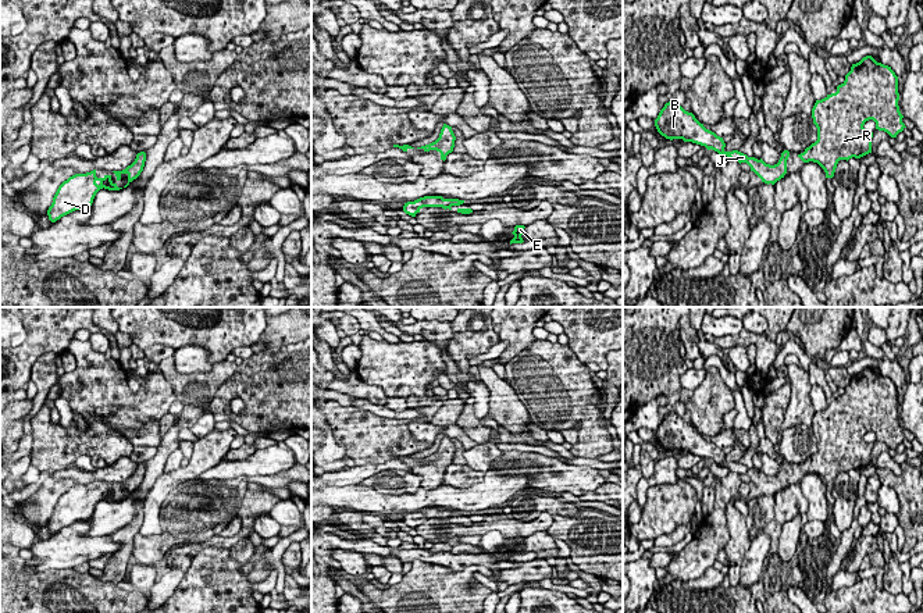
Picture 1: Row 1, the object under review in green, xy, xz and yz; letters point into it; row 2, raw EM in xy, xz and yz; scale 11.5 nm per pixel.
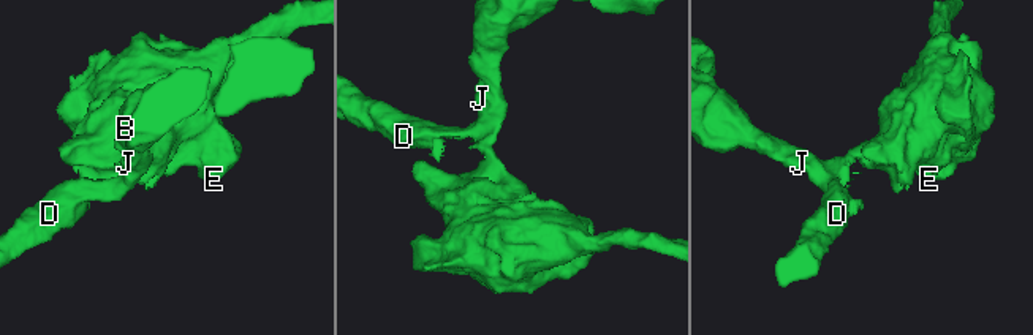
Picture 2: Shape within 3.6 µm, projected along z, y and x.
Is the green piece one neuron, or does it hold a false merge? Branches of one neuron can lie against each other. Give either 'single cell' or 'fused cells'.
single cell

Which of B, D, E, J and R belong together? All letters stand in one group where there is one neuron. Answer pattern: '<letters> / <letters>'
B D E J R

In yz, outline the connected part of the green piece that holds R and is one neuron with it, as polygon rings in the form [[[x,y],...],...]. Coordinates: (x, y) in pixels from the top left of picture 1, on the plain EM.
[[[872,367],[852,375],[837,403],[816,411],[812,420],[817,452],[798,468],[817,474],[833,489],[840,471],[872,464],[873,443],[863,436],[873,431],[876,441],[897,449],[906,438],[898,417],[898,388],[891,378]]]

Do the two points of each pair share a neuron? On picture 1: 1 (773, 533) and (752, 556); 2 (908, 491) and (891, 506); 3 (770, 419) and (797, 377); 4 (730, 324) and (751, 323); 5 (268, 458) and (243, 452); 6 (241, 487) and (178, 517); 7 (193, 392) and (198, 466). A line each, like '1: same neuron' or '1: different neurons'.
1: different neurons
2: different neurons
3: different neurons
4: different neurons
5: different neurons
6: same neuron
7: different neurons

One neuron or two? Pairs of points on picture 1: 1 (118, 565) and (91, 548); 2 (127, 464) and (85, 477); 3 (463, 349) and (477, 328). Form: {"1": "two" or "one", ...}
{"1": "two", "2": "one", "3": "one"}

